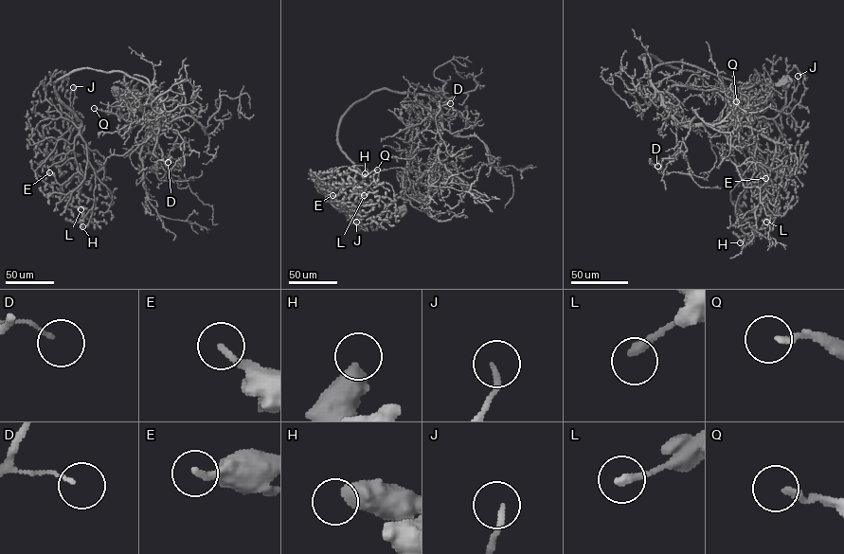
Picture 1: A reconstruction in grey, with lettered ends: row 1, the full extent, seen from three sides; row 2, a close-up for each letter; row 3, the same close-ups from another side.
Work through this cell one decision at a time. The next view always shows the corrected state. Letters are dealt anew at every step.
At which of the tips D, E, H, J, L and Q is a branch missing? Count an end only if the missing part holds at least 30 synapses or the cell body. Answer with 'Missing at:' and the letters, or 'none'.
Missing at: none

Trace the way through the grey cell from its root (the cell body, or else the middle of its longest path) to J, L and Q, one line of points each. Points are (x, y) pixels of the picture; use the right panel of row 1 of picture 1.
J: (783, 82), (737, 82), (681, 62), (649, 76), (639, 57), (695, 72), (749, 124), (787, 106), (798, 76)
L: (783, 82), (737, 82), (681, 62), (649, 76), (639, 57), (695, 72), (746, 118), (766, 222)
Q: (783, 82), (737, 82), (681, 62), (650, 76), (685, 125), (736, 125), (750, 108), (735, 112), (736, 101)

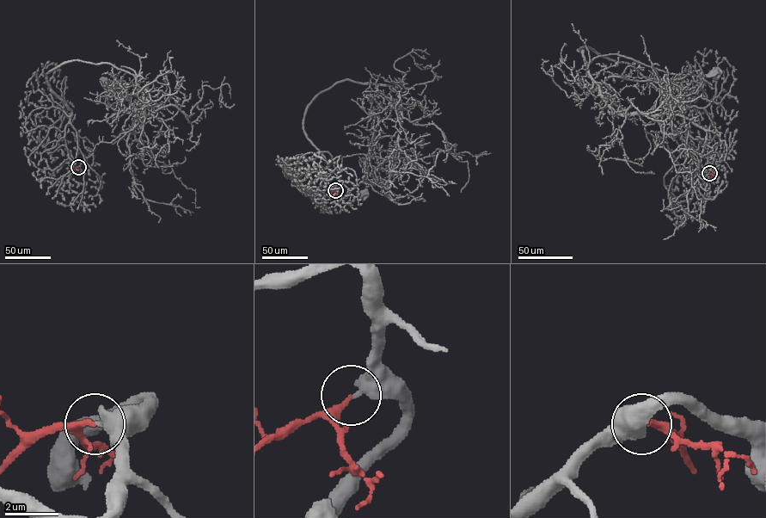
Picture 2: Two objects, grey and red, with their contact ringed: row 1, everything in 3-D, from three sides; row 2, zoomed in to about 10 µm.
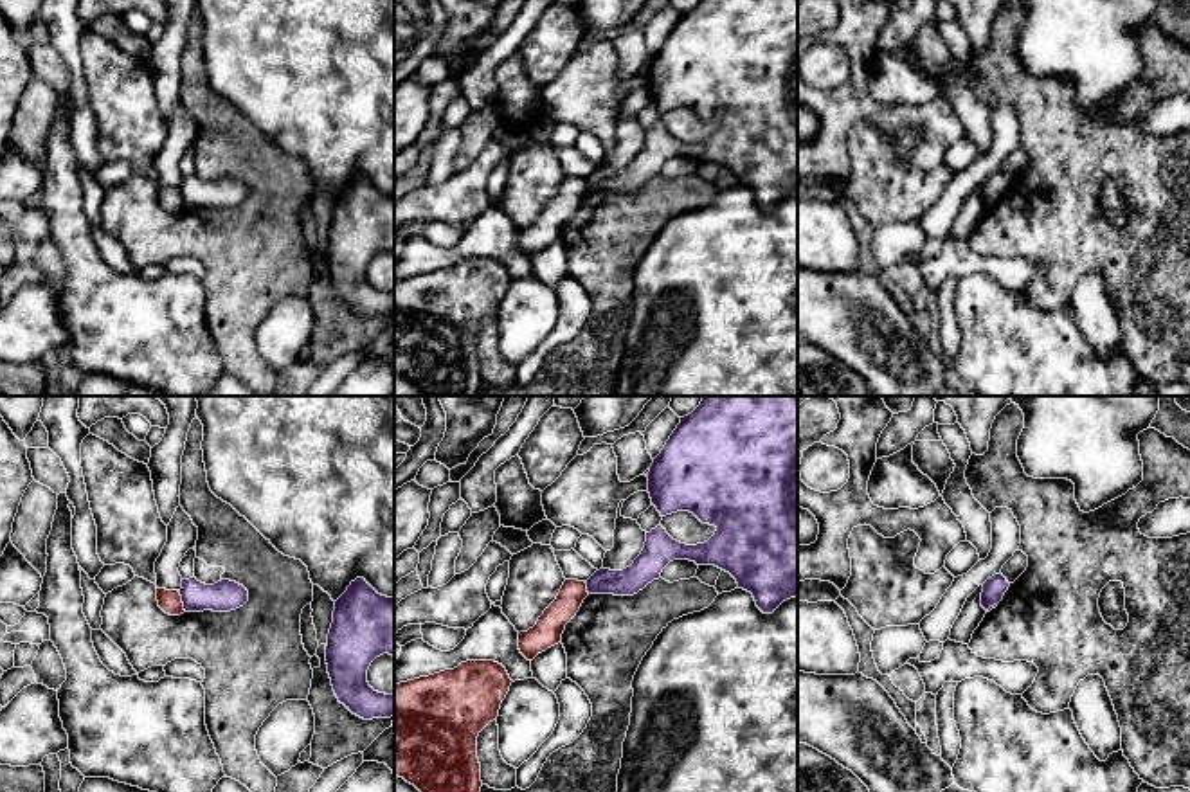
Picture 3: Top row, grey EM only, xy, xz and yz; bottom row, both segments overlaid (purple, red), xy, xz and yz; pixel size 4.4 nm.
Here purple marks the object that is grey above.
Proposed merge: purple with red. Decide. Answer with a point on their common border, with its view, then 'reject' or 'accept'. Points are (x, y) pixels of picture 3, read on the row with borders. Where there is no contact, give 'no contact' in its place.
xy (182, 602) | reject

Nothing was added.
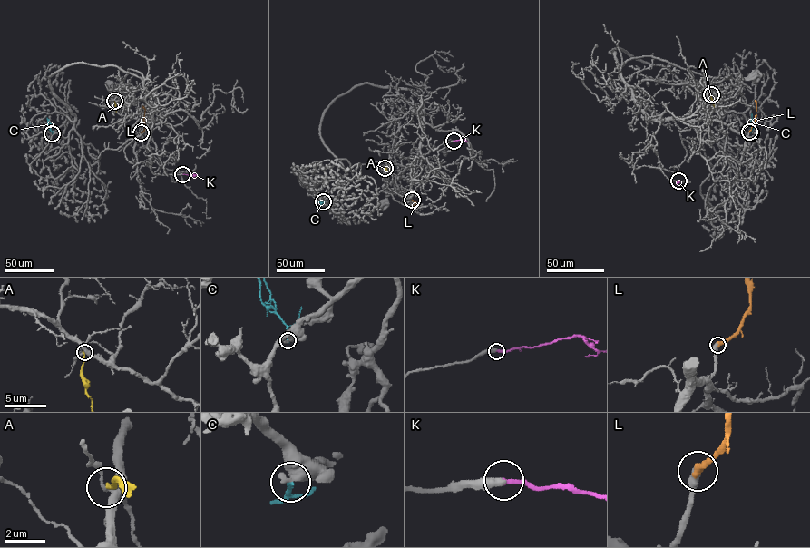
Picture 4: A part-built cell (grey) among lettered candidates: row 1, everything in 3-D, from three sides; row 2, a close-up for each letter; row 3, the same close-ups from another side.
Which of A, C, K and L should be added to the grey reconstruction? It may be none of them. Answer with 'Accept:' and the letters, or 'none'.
Accept: K, L

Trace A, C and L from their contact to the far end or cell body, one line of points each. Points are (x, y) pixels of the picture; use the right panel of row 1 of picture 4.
A: (711, 94), (714, 107)
C: (750, 132), (751, 113)
L: (749, 131), (756, 117), (756, 100)

